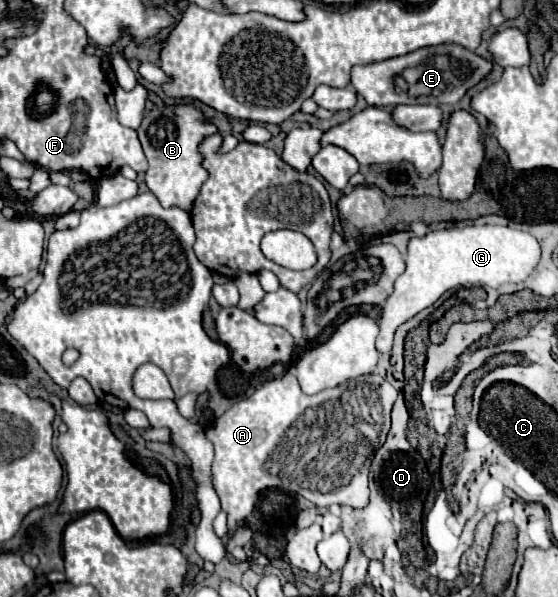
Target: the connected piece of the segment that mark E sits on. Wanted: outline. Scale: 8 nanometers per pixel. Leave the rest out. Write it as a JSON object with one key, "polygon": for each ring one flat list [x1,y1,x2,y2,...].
{"polygon":[[444,43,436,47,424,47,400,57,392,57,378,63,368,63,362,67,354,67,352,71,352,87,368,101,368,105,386,107,386,105,442,105,442,103,458,103,468,89,488,77,492,71,492,63,474,51,468,51,456,43]]}

